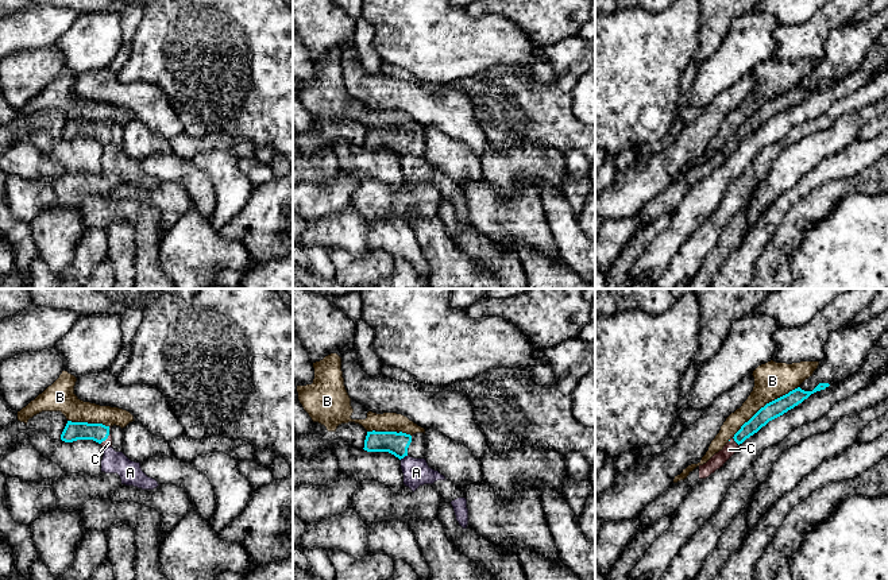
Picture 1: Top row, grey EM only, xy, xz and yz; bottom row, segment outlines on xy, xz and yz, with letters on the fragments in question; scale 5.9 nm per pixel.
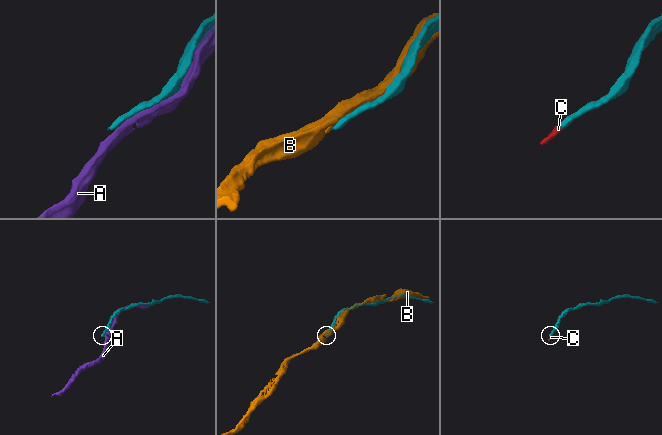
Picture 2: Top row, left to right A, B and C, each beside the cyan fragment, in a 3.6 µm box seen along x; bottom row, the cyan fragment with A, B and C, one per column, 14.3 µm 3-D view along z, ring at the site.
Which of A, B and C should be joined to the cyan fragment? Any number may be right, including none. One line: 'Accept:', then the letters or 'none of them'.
Accept: C

